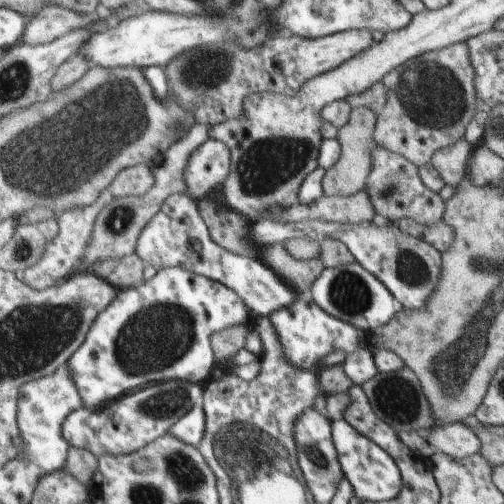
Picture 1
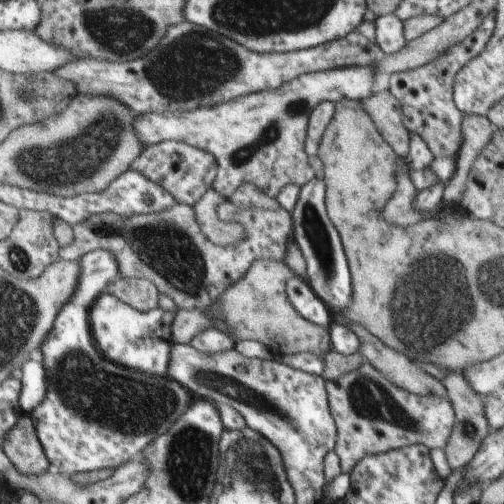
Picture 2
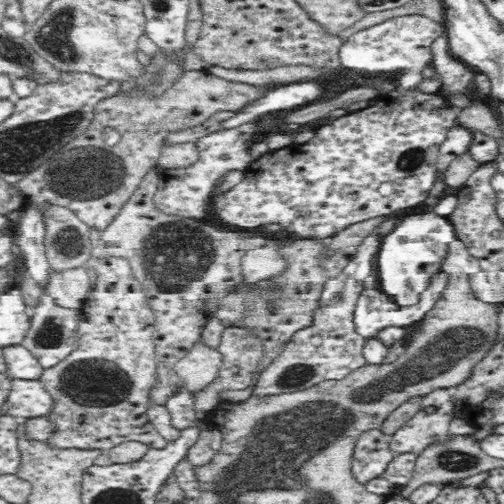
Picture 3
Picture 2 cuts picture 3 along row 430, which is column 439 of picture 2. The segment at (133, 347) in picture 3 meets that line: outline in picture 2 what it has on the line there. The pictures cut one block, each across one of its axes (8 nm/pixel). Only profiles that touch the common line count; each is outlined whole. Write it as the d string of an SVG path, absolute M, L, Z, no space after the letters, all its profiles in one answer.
M495 12L479 24L469 38L463 38L459 44L447 48L435 60L407 72L393 72L389 76L389 94L399 102L403 114L403 130L409 134L417 134L431 156L439 158L457 158L463 146L463 114L455 108L453 100L453 84L459 74L473 58L483 54L491 34L495 32Z

